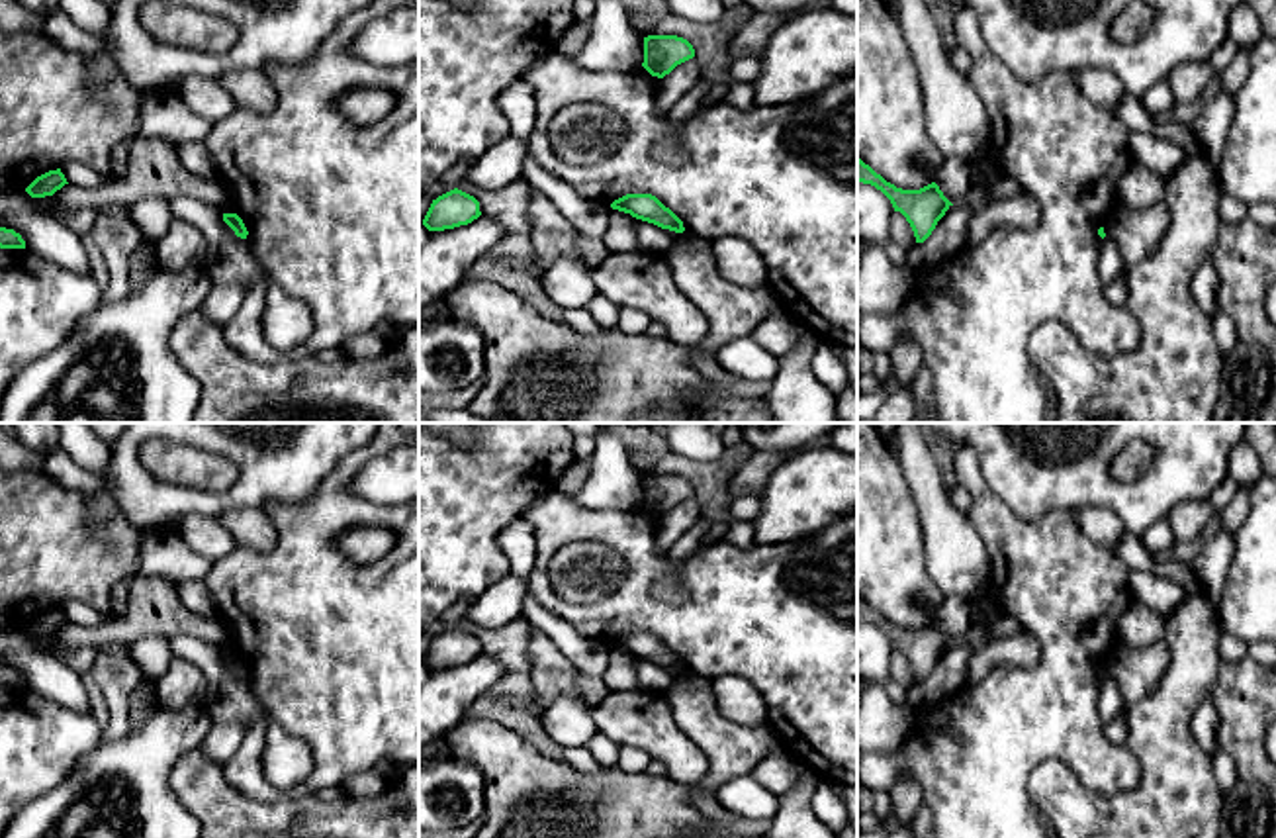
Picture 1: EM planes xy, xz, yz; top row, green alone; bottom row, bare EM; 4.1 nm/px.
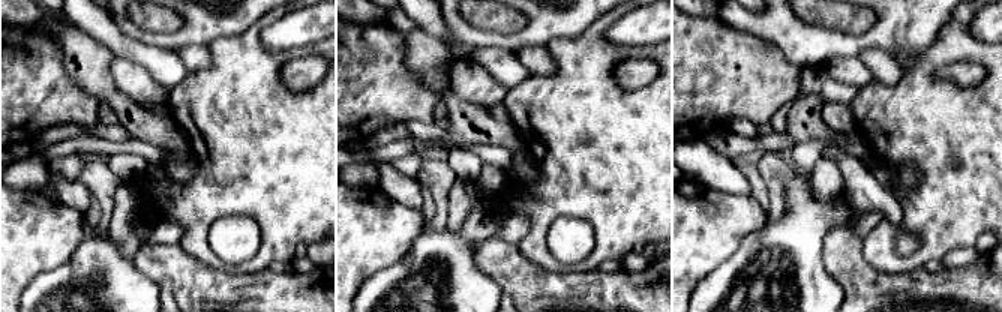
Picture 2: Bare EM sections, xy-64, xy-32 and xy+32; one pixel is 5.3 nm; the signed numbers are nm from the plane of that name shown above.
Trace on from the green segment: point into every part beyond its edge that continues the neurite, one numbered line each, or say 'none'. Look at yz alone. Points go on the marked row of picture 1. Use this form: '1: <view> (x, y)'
none

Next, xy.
none

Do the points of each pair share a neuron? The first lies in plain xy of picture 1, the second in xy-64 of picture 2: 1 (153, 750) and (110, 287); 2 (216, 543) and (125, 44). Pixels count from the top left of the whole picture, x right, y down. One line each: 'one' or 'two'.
1: one
2: one

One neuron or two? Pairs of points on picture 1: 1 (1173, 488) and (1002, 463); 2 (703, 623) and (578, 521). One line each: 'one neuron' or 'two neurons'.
1: one neuron
2: one neuron

